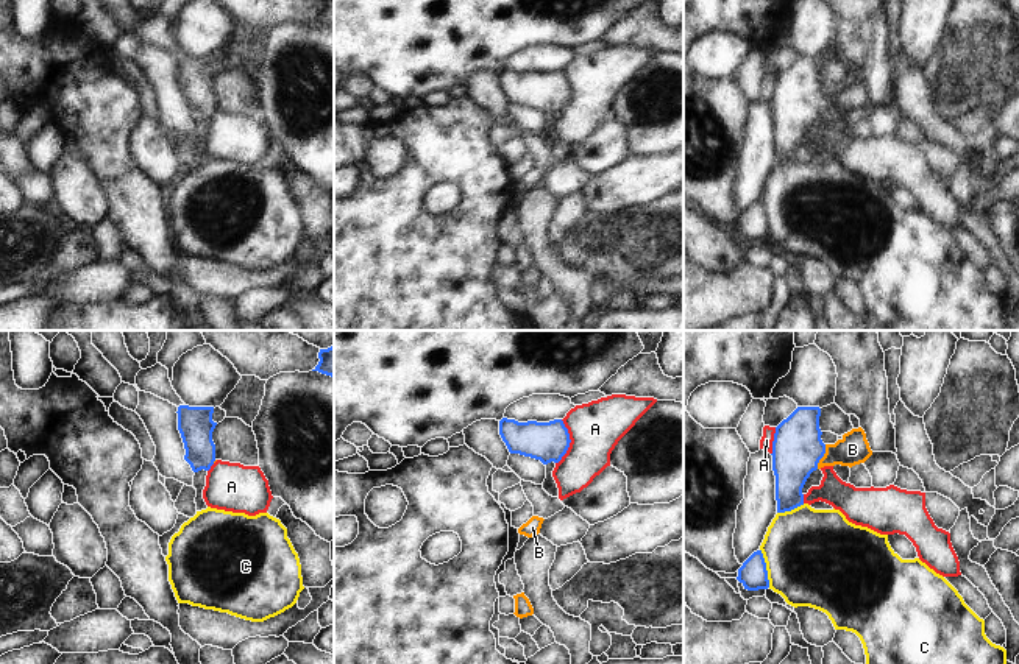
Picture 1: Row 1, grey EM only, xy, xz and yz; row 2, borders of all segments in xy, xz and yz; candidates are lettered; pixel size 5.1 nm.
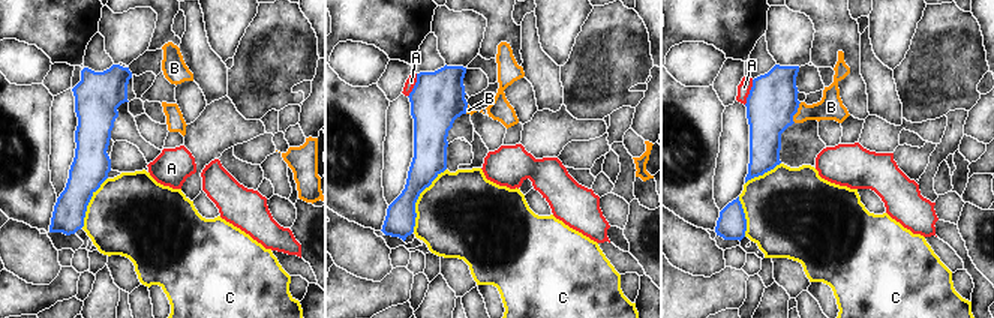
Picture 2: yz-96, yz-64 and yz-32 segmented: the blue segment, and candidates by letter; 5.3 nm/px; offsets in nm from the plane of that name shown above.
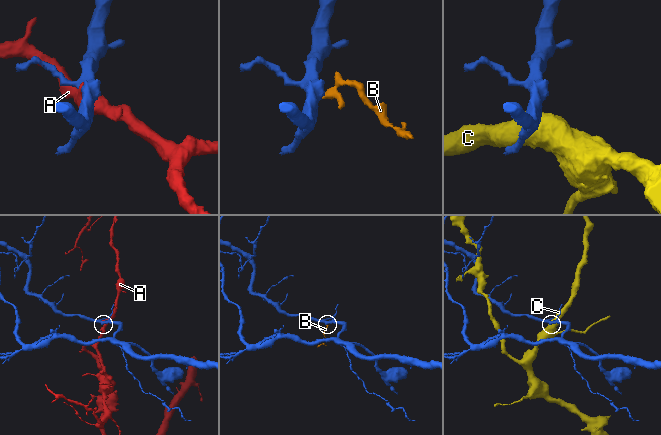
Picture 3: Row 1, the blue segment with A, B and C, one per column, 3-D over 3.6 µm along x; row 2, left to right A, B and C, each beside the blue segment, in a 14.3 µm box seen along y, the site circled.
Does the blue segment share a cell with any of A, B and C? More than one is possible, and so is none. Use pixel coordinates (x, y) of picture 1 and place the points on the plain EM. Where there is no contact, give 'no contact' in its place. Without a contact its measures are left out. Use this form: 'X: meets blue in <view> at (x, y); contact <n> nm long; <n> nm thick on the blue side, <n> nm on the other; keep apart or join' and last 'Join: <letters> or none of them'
A: meets blue in xz at (570, 92); contact 240 nm long; 200 nm thick on the blue side, 280 nm on the other; keep apart
B: meets blue in yz at (823, 106); contact 140 nm long; 260 nm thick on the blue side, 160 nm on the other; join
C: meets blue in yz at (765, 218); contact 200 nm long; 150 nm thick on the blue side, 480 nm on the other; keep apart
Join: B

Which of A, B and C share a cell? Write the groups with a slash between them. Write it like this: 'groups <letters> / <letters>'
groups A / B / C

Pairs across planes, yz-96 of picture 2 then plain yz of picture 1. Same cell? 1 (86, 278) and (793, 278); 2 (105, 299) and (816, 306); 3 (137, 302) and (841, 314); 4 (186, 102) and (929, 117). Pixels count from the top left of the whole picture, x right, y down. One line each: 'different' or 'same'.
1: different
2: different
3: same
4: different

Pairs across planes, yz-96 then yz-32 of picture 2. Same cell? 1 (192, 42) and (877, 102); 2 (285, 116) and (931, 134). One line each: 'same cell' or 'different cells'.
1: same cell
2: different cells

